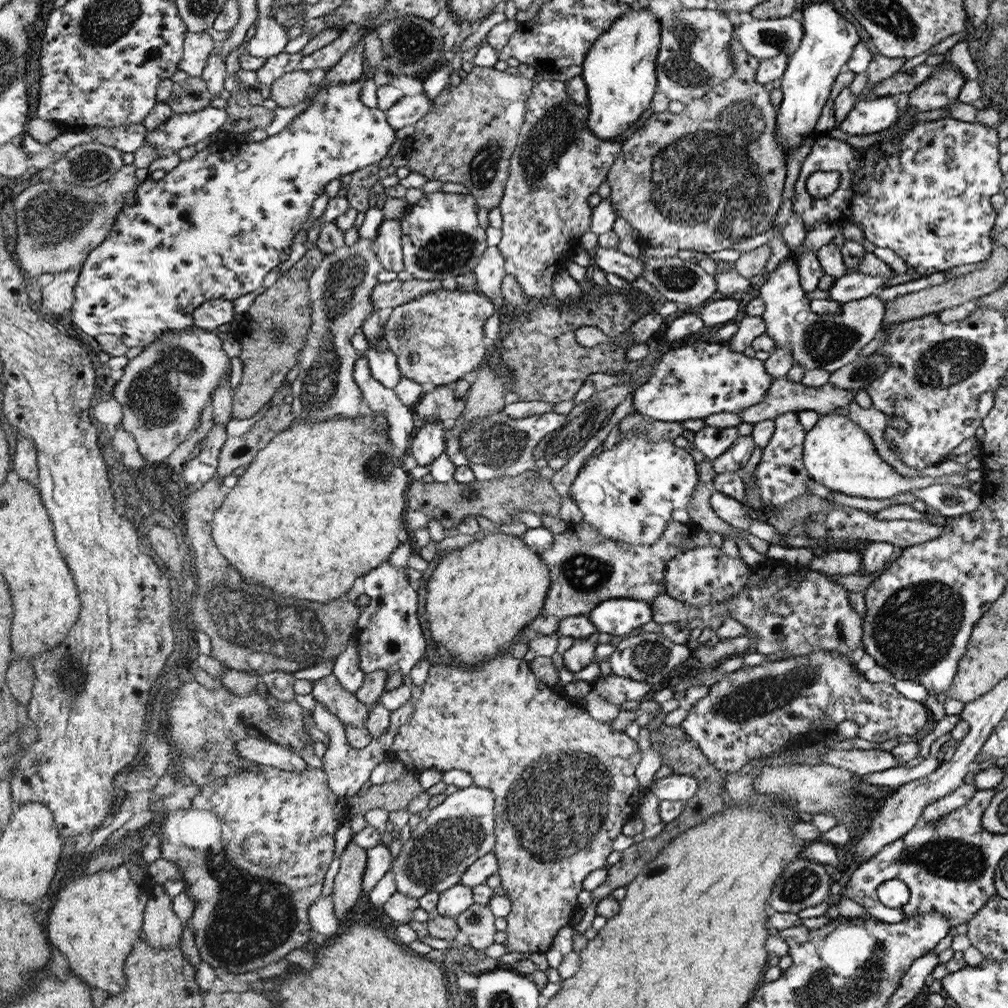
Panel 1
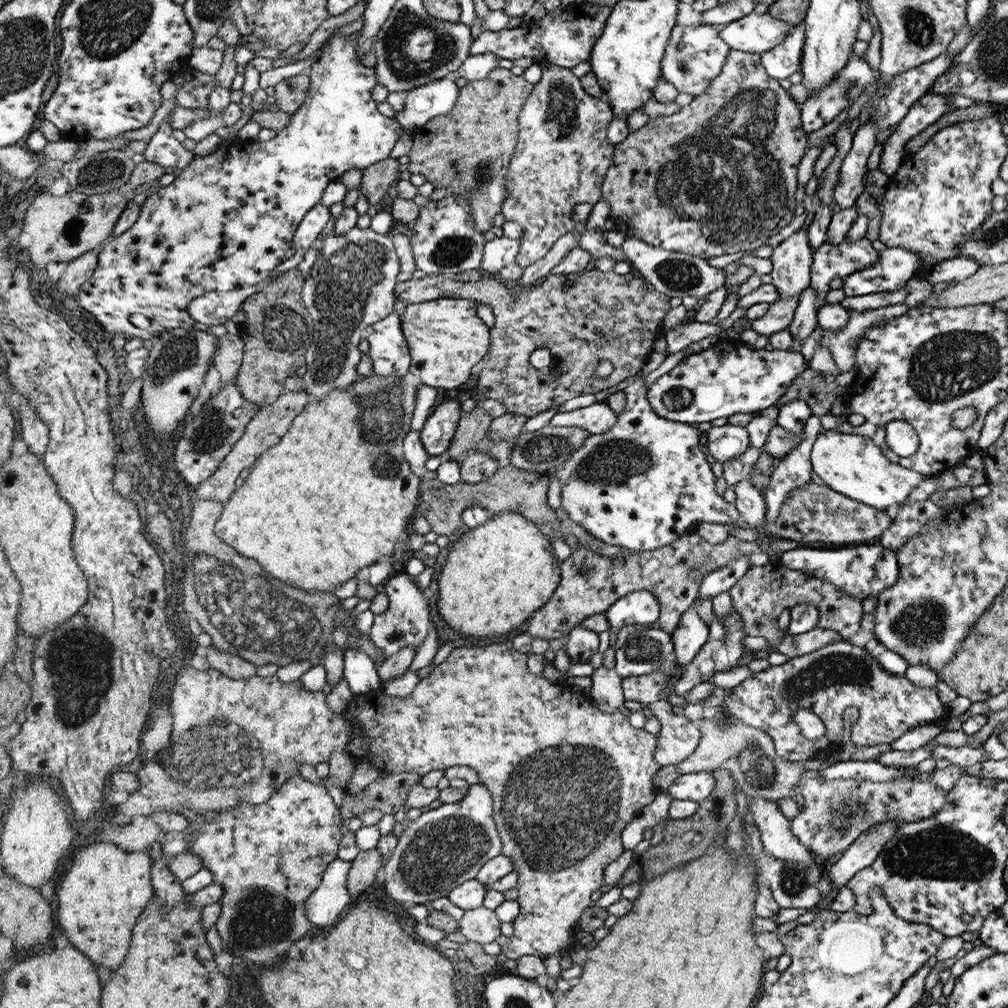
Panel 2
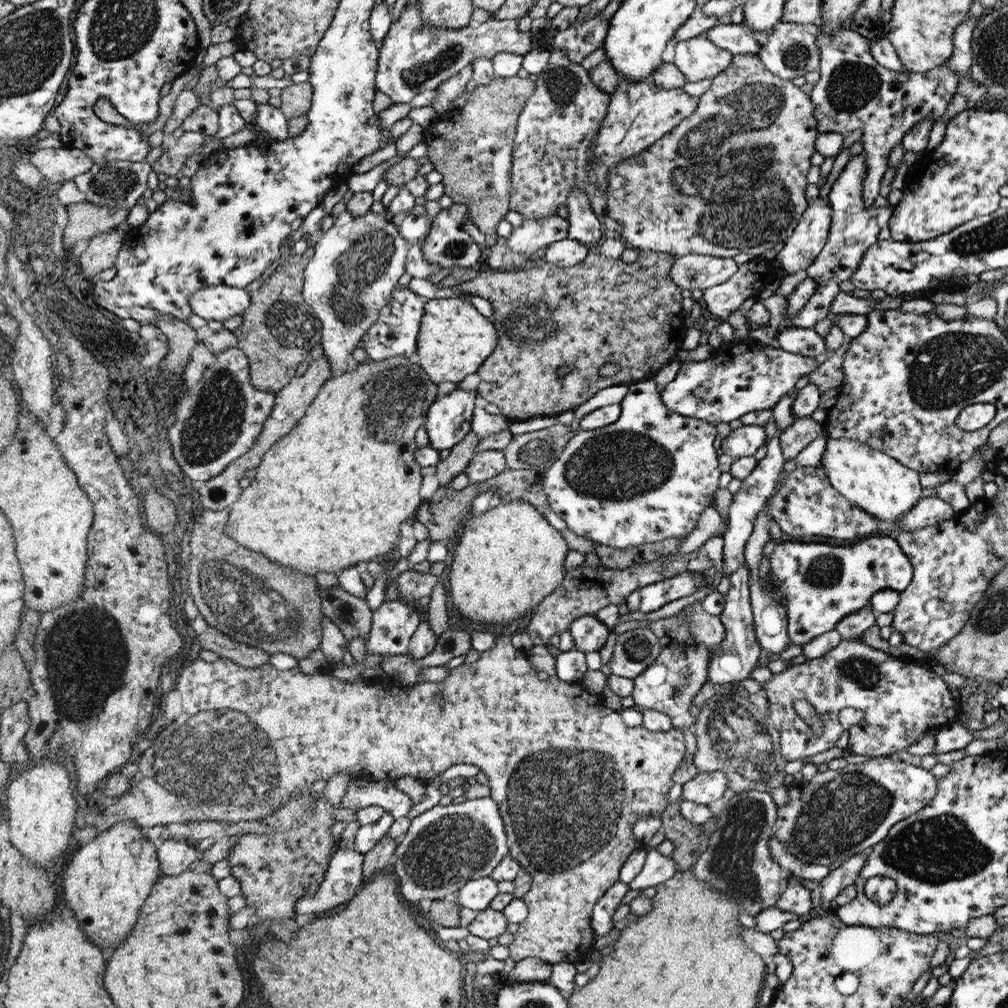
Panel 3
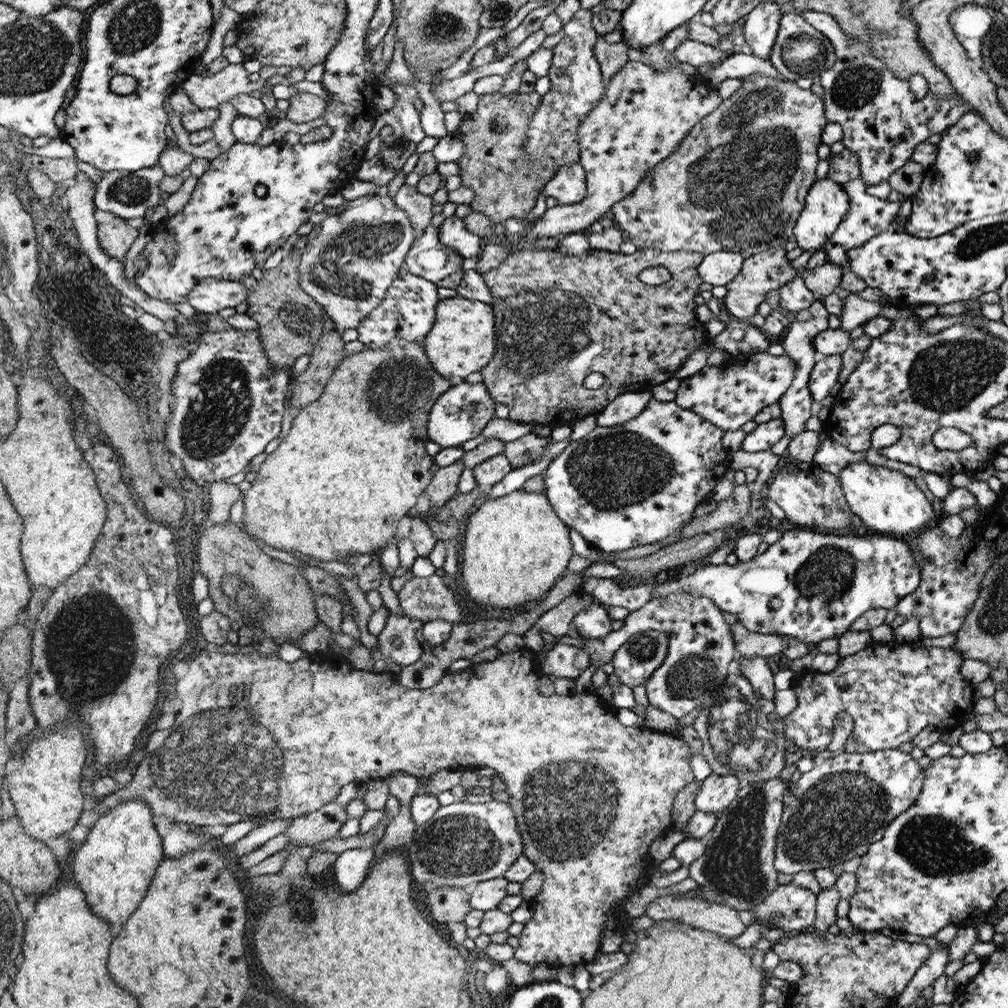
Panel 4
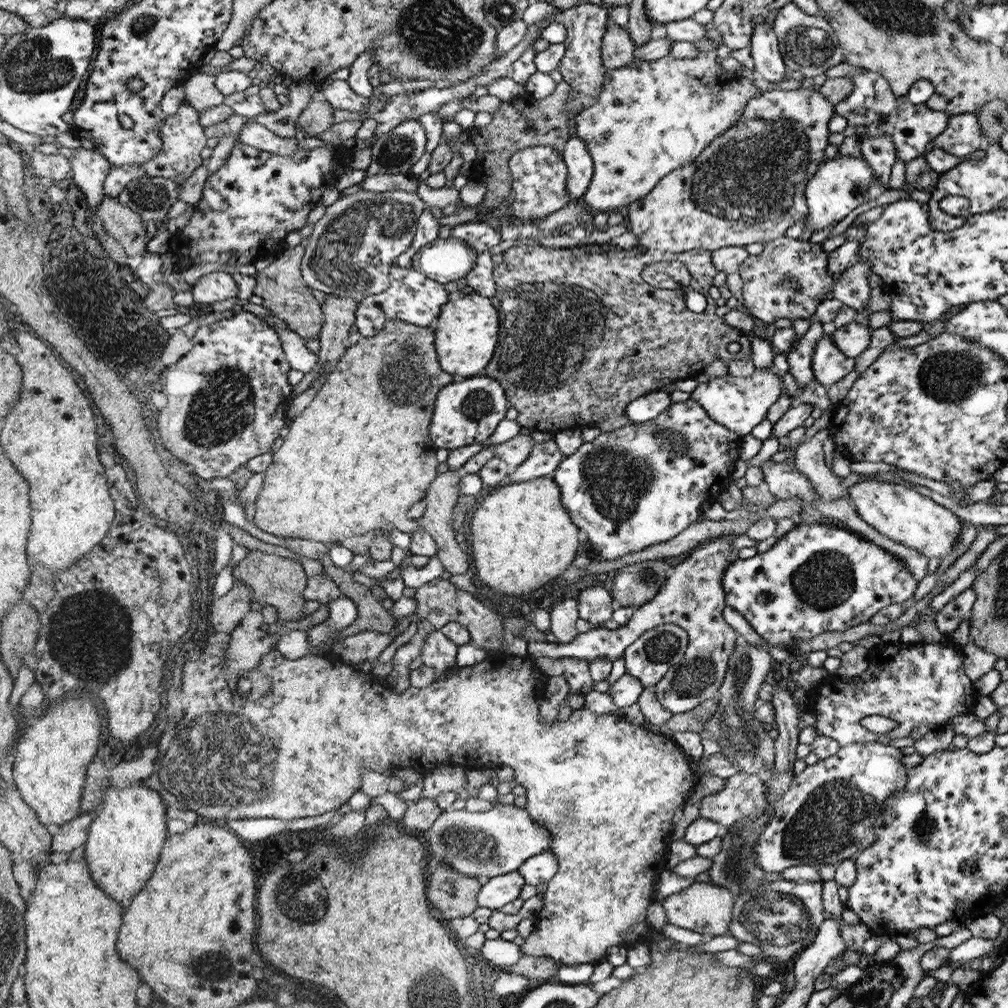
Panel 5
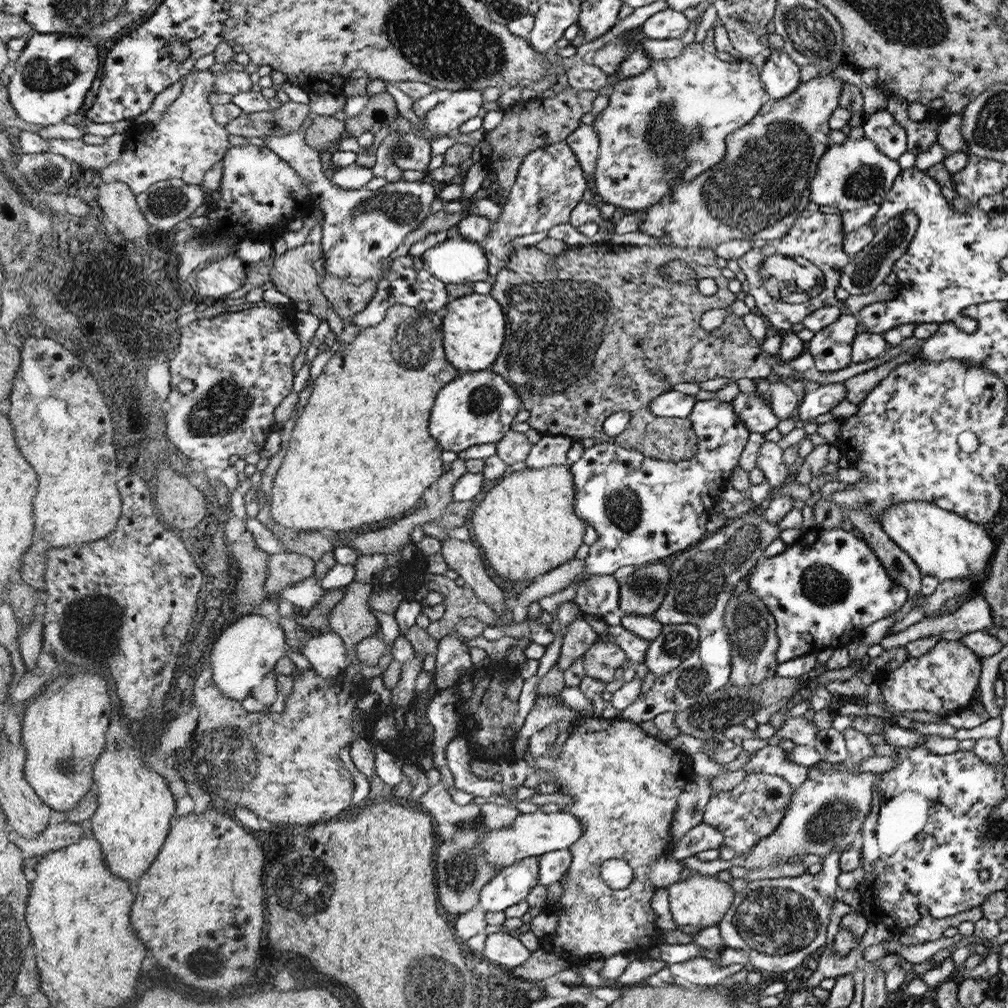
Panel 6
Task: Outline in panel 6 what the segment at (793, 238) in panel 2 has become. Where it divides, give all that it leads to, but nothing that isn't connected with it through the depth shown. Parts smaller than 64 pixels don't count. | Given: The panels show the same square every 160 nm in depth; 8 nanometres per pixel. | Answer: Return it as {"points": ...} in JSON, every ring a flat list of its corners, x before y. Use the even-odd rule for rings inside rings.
{"points":[[847,138,839,145,833,143,832,148,828,148,820,159,815,178,811,182,810,199,819,206,838,208,841,213,869,204,880,204,895,184,898,174,898,162,884,156,869,138]]}

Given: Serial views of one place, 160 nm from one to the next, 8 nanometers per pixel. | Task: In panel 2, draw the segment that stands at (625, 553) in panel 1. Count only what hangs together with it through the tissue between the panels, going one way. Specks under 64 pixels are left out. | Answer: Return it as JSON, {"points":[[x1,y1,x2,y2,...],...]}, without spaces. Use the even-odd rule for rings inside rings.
{"points":[[686,532,666,547,635,551,633,555,617,559,602,556,581,546,573,549,570,557,561,562,561,582,550,600,532,615,527,632,534,639,549,641,567,637,584,619,606,611,615,600,633,592,647,590,659,601,658,624,671,636,680,622,681,614,698,600,700,583,706,574,722,568,743,554,749,557,766,552,771,559,779,558,781,552,772,550,768,544,768,540,757,545,756,541,744,541,736,535,728,535,725,542,714,545,696,533]]}

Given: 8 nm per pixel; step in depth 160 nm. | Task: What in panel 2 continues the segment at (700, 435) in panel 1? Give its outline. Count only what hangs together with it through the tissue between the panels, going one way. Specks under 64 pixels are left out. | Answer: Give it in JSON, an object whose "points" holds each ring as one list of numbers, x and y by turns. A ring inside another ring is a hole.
{"points":[[728,423,705,431,705,443,708,452,721,463,742,454,750,445,746,427]]}

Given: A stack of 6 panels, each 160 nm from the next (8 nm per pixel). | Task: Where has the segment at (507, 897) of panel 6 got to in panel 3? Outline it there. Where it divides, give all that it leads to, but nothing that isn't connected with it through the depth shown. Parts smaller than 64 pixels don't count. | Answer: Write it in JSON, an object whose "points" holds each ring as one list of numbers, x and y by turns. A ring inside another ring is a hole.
{"points":[[491,875,471,880,454,897,463,908,483,911,491,907,495,896,499,893,498,881]]}

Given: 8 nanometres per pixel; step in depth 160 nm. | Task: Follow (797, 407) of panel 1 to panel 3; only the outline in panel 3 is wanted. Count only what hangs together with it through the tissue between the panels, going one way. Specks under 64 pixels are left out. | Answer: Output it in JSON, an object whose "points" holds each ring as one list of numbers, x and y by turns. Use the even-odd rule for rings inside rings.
{"points":[[848,338,840,349,834,351,832,356,823,364,820,364,815,371,809,374,809,384,815,384,822,392,822,400,825,400,824,394,830,388,836,388,844,384,845,374,843,373,844,354,850,348,851,339]]}

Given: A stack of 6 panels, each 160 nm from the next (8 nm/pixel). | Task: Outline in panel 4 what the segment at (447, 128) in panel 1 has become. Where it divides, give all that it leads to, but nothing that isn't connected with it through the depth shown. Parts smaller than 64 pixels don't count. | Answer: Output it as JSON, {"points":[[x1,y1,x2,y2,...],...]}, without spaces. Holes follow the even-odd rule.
{"points":[[536,91,485,94,479,96,475,112,466,113,462,125,454,132,464,144,464,154,457,160,461,186,474,191,469,205,472,212,490,218,494,226,504,224,508,218,525,220,538,194,558,170,550,156,542,160,528,160,528,126,540,104,542,96]]}

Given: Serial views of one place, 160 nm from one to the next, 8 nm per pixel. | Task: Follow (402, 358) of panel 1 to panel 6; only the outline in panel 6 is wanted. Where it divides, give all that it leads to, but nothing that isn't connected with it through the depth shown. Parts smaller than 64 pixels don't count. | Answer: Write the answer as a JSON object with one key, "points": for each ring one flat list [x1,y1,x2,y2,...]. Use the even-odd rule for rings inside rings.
{"points":[[468,294,449,302,443,309,443,336,448,362,459,372,470,373,490,370,502,352,507,332,507,315,500,302,490,294]]}

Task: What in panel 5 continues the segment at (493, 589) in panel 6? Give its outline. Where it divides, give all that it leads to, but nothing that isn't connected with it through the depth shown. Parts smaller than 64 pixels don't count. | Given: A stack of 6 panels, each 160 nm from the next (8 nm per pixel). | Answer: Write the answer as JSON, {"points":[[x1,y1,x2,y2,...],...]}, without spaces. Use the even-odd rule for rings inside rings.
{"points":[[446,471,440,473,438,479,432,482,428,488,428,494,424,497,426,502,426,510,423,517,419,520,421,528,426,529,426,532,434,538,437,551,436,556,441,560,443,567,451,572,451,574,466,574,468,572,468,554,458,545,456,538,457,533,452,526,453,510,456,507,458,498,460,498,459,484,462,477,462,471]]}

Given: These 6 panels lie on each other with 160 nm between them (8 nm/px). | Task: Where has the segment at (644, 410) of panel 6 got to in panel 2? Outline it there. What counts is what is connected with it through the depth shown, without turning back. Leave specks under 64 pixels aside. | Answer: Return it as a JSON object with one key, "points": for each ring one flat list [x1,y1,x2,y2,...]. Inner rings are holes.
{"points":[[590,266,575,276,552,275,544,277,530,287,520,287,518,282,500,282,493,277,482,276,477,282,456,282,452,277,444,275,428,275,420,280,410,279,400,282,395,289,399,299,406,304,429,302,430,300,456,299,476,300,480,304,490,305,495,316,492,325,492,347,488,357,484,358,478,369,478,383,476,392,483,400,492,398,503,402,507,412,534,417,549,408,560,406,570,398,582,394,596,394,603,389,610,388,620,381,634,376,642,369,653,351,654,341,664,334,661,322,671,309,668,294,660,293,650,281,646,281,640,272,633,269,629,274,620,276,614,271,600,272],[538,348,546,351,553,365,561,366,565,371,560,376,553,372,536,370,528,360,530,352],[602,360,610,361,614,370,605,379,594,376,594,368]]}

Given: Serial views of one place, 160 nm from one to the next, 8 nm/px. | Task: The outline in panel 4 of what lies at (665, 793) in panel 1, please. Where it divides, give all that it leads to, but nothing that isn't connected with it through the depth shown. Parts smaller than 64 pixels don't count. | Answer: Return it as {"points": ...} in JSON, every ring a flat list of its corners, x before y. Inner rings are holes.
{"points":[[710,774,702,781,695,797,695,808,702,812,721,813,736,800,740,788,737,776]]}

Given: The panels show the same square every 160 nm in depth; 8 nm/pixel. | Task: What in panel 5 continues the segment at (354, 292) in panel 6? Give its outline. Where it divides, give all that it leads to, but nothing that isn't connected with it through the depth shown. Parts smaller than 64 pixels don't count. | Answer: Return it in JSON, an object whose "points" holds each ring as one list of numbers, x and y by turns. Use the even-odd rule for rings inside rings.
{"points":[[327,294,323,307,325,323,319,336,318,363,296,385,294,397,306,392,312,386,312,382,323,372,327,375,331,373,348,350,344,345,344,340,350,334,350,328,355,324,358,300]]}

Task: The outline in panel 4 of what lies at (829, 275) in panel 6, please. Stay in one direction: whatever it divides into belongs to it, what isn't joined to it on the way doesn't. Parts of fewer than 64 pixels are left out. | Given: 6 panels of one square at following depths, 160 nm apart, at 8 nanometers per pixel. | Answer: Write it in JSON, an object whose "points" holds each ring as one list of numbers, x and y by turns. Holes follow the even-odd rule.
{"points":[[784,245,775,247,774,249,754,254,745,260,740,274,726,284,728,294,720,300,722,308,728,310,730,316,735,320,748,321,750,317,757,312,758,305,766,302,766,295,773,290,780,290,782,286,786,286,790,280,794,280,796,276,805,278,806,267,796,271,792,267,792,261,787,259,787,254,784,250]]}

